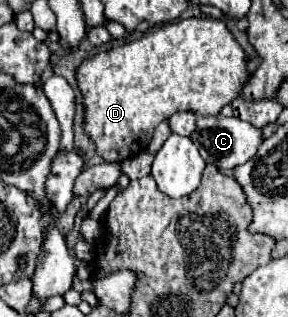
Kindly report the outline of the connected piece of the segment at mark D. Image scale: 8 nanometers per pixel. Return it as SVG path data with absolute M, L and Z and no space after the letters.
M190 17L152 29L138 41L128 41L122 47L98 53L78 67L76 79L86 107L84 129L94 139L98 153L112 163L124 161L144 151L158 123L170 119L170 115L178 111L192 111L196 115L218 115L224 105L232 103L240 95L242 87L250 79L250 73L248 57L234 35L228 31L224 21L212 17Z

